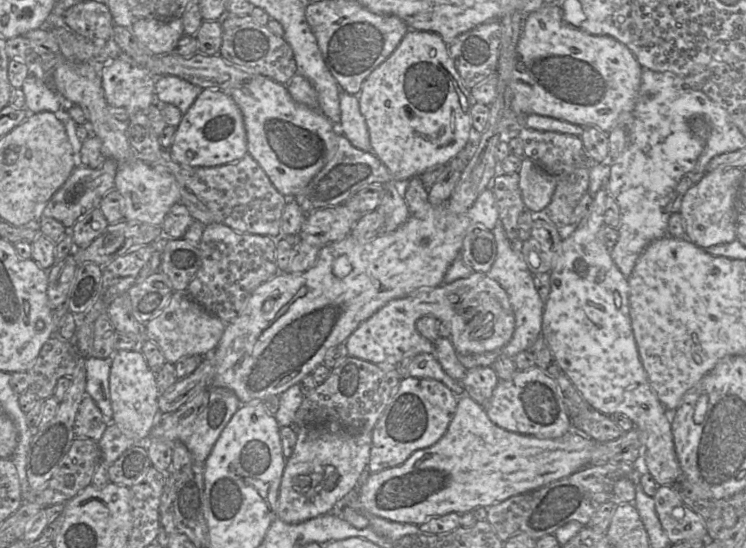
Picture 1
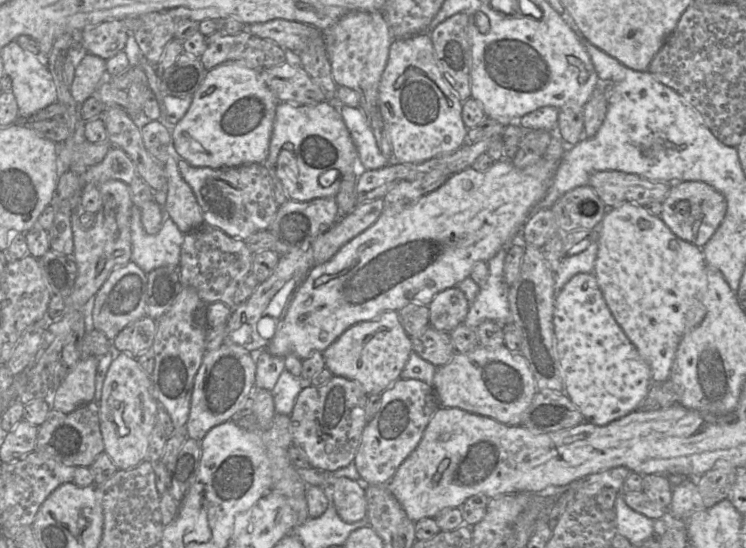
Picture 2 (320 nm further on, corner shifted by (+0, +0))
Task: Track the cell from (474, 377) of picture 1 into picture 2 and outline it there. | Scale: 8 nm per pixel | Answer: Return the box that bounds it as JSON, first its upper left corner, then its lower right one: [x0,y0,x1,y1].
[410,326,456,368]

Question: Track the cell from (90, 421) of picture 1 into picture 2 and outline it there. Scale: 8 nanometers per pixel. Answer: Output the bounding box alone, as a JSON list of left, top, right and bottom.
[34,401,104,467]

